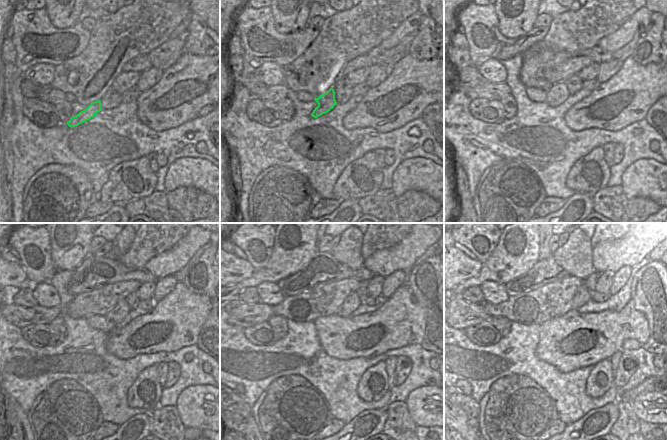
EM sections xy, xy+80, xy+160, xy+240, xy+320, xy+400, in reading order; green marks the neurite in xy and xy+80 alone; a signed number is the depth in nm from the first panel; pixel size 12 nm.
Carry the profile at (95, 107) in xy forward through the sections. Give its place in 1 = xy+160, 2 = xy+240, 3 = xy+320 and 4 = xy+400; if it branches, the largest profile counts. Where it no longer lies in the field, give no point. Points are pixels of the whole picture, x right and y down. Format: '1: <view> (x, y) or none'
1: xy+160 (558, 93)
2: xy+240 (120, 310)
3: xy+320 (351, 303)
4: xy+400 (583, 295)

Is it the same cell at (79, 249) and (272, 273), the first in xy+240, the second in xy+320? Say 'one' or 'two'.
one

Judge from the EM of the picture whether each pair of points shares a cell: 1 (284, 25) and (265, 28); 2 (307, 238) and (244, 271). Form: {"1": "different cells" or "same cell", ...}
{"1": "different cells", "2": "different cells"}

